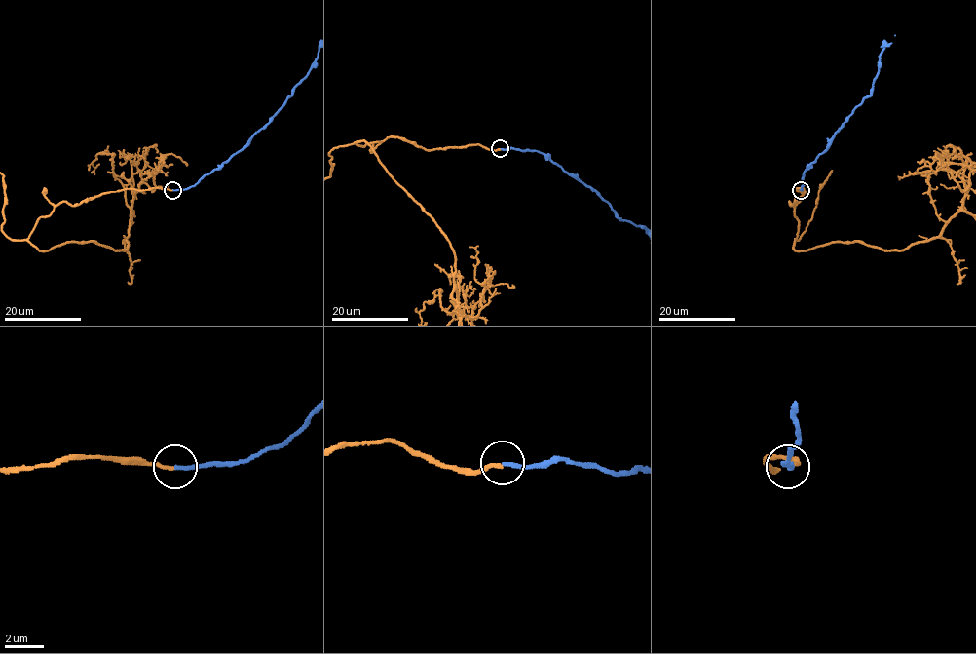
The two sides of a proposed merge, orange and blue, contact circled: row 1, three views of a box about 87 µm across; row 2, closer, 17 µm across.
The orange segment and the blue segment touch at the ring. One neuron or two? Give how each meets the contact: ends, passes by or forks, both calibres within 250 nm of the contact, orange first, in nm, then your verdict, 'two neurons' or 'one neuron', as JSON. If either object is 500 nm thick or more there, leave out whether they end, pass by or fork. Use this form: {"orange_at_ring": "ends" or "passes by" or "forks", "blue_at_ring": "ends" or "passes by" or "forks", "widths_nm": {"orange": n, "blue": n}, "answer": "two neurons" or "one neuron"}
{"orange_at_ring": "ends", "blue_at_ring": "ends", "widths_nm": {"orange": 190, "blue": 200}, "answer": "two neurons"}

